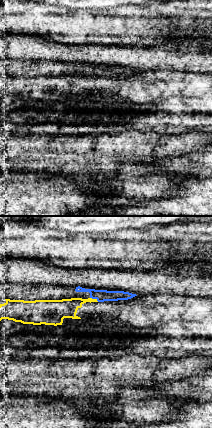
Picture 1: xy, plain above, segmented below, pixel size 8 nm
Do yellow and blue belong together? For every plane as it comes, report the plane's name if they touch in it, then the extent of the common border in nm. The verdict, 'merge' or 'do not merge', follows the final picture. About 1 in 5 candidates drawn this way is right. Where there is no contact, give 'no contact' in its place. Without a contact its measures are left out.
meets yellow in xy; contact 80 nm long

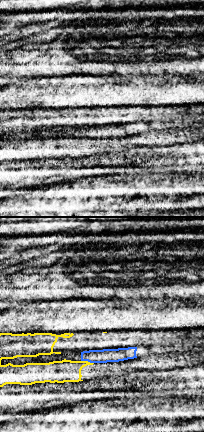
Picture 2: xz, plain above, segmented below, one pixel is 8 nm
meets yellow in xz; contact 110 nm long

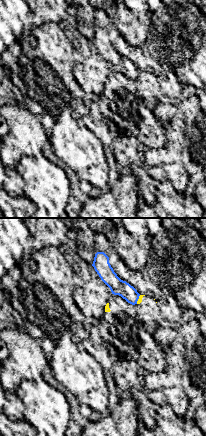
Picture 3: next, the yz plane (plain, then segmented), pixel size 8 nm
meets yellow in yz; contact 80 nm long

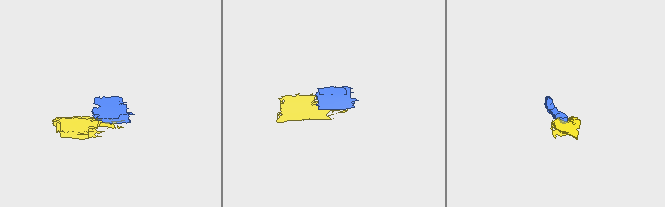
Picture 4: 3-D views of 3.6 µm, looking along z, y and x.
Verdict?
do not merge

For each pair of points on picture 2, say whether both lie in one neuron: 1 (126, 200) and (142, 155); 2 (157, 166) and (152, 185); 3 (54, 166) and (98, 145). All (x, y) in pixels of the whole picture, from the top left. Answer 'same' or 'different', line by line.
1: different
2: different
3: different

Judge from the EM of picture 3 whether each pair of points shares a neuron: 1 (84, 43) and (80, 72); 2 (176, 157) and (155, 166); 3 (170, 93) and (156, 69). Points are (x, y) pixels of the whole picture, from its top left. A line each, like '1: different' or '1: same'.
1: same
2: same
3: same

